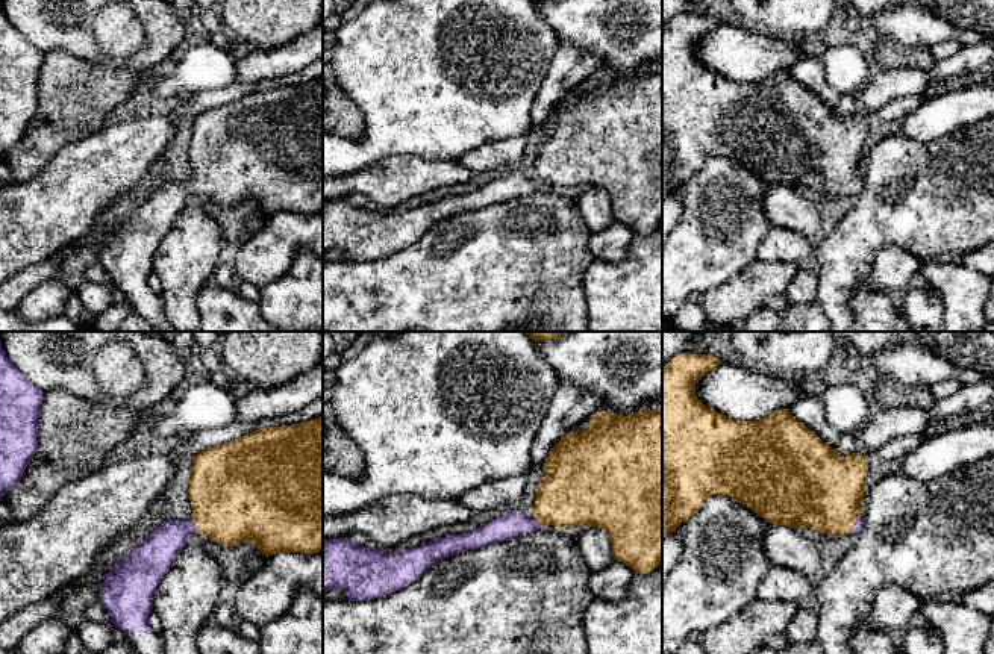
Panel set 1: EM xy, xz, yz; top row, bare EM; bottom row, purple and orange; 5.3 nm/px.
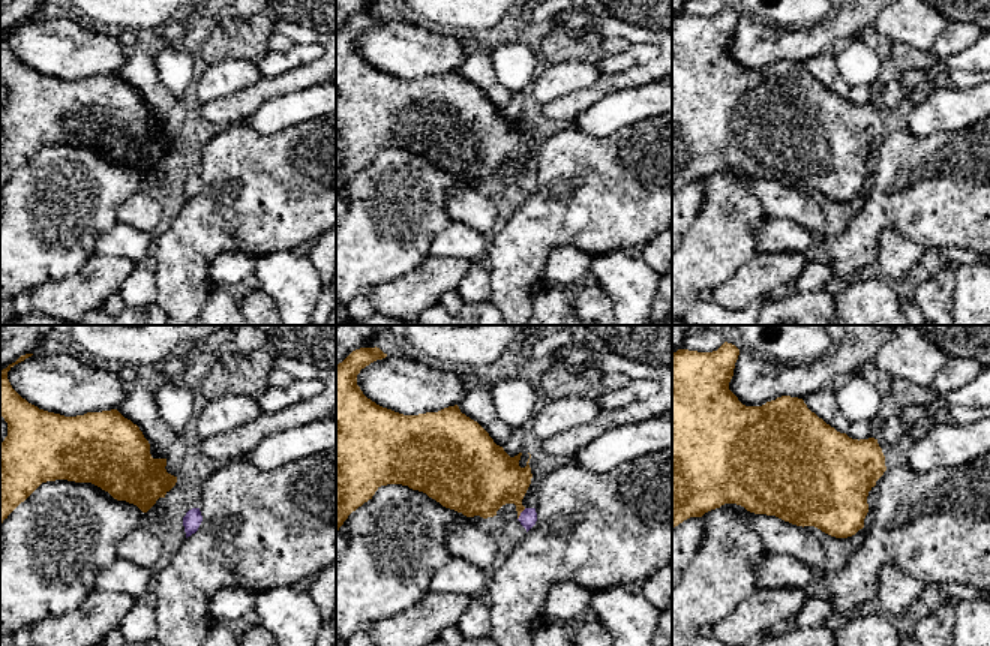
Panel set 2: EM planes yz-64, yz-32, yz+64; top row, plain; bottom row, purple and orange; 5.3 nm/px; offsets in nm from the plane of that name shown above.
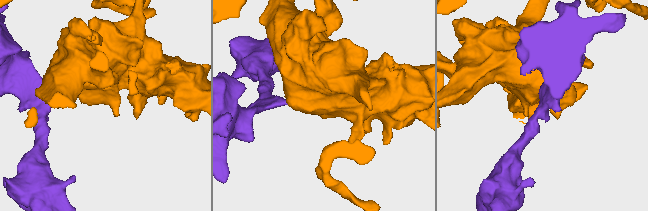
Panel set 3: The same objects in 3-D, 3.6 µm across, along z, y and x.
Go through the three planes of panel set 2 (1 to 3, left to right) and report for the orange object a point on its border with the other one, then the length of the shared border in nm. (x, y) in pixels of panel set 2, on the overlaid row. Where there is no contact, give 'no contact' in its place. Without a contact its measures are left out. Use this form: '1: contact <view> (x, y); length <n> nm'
1: no contact
2: contact yz-32 (521, 514); length 80 nm
3: no contact

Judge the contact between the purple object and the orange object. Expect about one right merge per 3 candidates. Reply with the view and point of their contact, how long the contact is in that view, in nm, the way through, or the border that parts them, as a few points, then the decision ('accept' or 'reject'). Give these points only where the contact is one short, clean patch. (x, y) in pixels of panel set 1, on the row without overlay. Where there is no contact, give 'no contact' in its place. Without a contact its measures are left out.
yz (853, 185) | 120 nm | across yz (858, 185), (853, 185), (822, 150) | accept

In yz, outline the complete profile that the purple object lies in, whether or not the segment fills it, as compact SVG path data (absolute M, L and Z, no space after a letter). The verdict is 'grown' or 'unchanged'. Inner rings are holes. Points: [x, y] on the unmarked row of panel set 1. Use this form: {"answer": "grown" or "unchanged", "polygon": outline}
{"answer": "grown", "polygon": "M680 14L662 29L662 198L695 176L712 156L733 159L774 186L794 191L809 188L815 194L832 197L858 197L864 189L861 167L868 135L867 117L841 117L788 70L777 70L759 82L733 82L706 68L695 56L695 45L720 24L712 15Z"}

